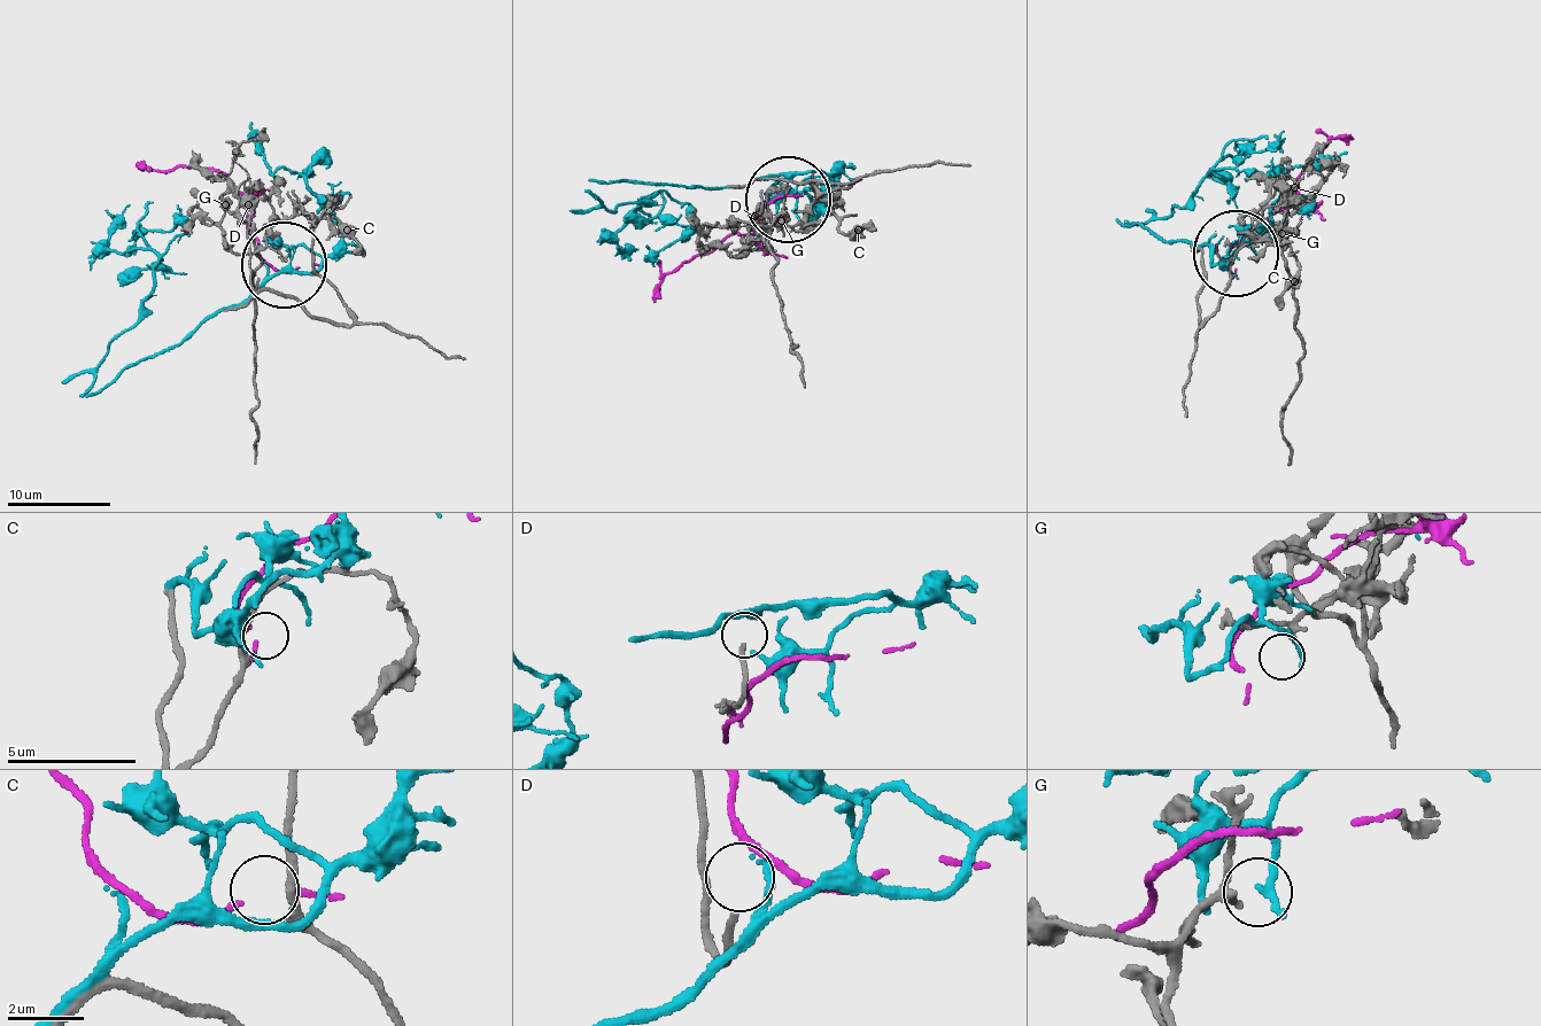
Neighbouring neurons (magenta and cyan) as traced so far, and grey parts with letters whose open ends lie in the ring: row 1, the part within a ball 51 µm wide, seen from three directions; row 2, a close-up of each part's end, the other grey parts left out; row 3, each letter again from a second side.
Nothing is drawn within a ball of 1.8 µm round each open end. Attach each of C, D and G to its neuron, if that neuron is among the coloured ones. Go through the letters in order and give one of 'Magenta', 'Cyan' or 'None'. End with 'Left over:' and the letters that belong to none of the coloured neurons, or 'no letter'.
C: Magenta
D: Cyan
G: None
Left over: G

